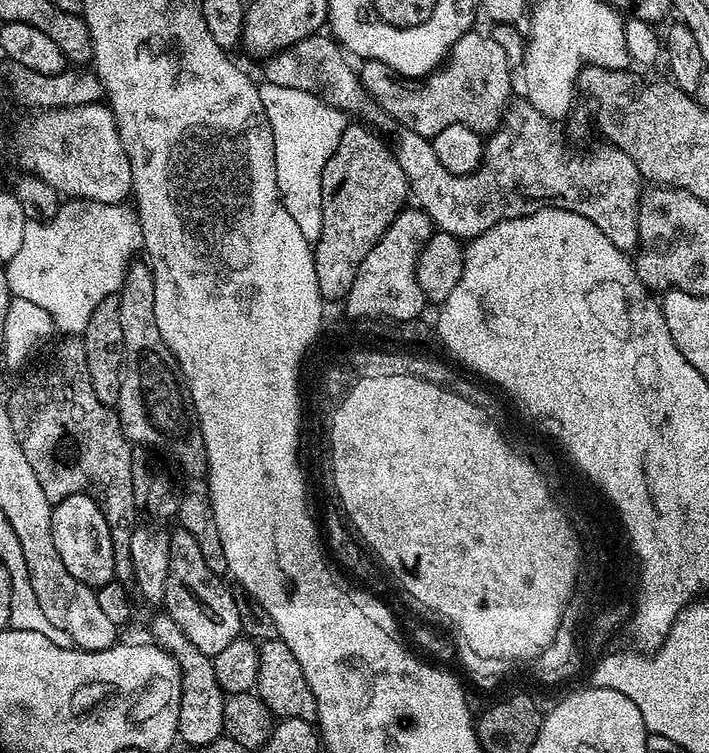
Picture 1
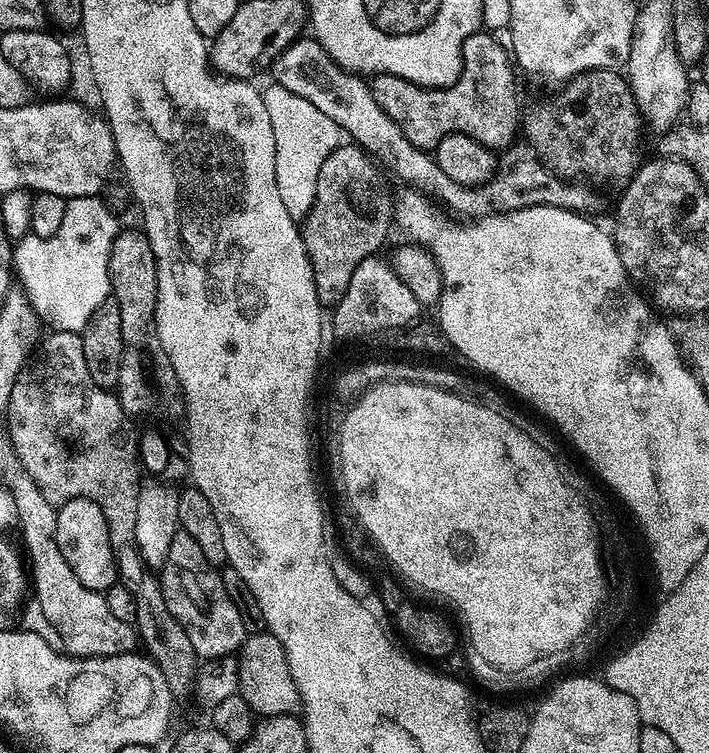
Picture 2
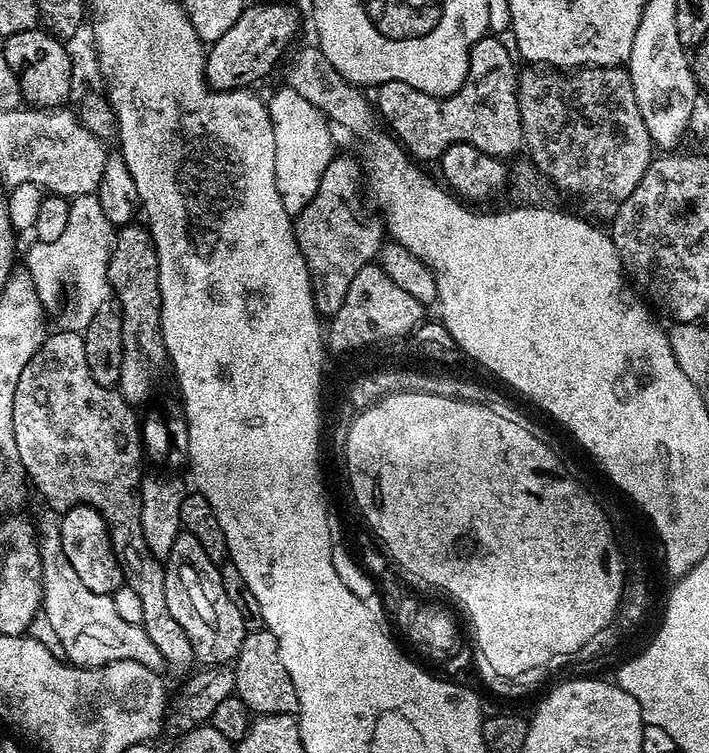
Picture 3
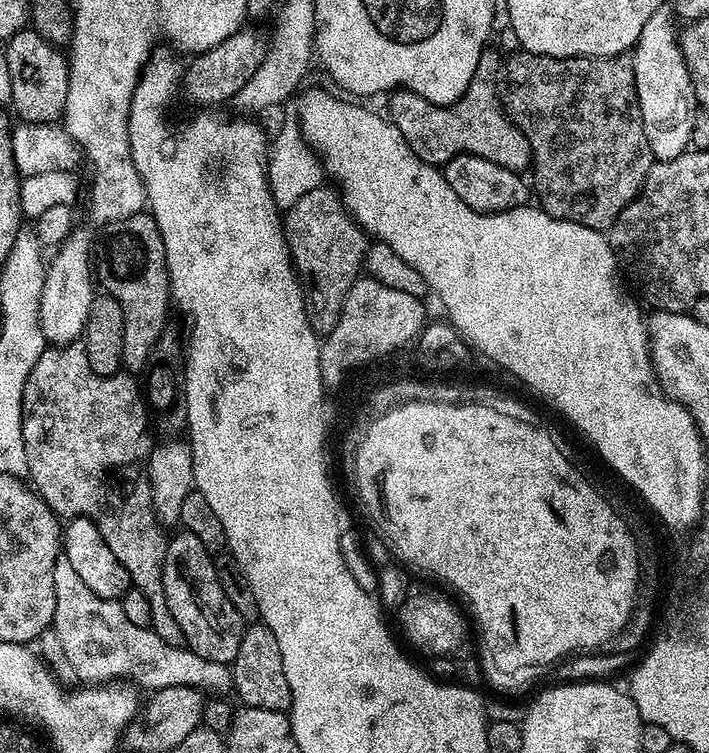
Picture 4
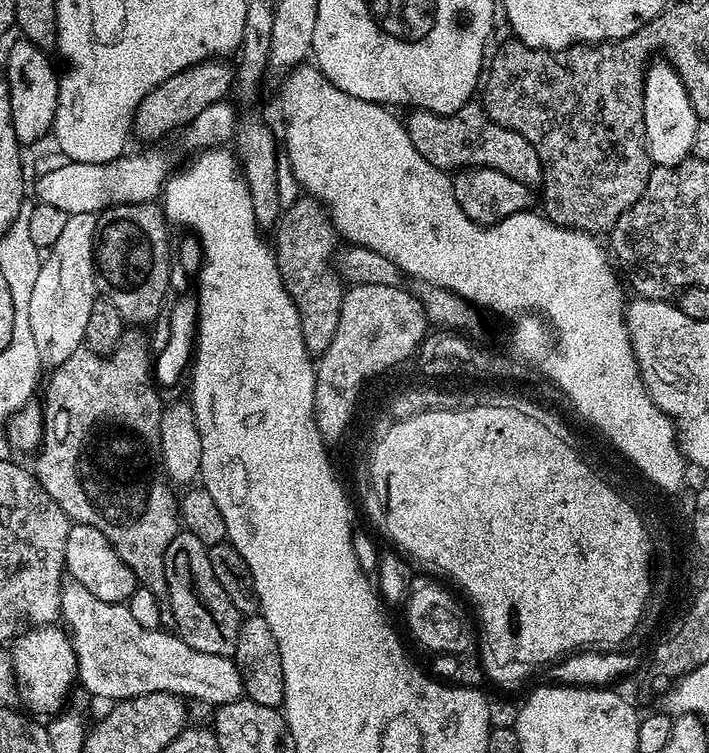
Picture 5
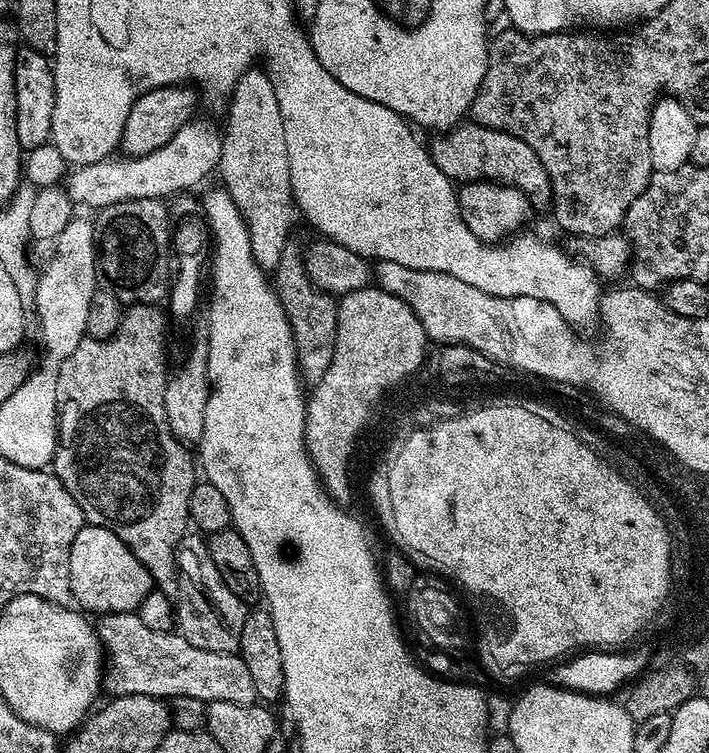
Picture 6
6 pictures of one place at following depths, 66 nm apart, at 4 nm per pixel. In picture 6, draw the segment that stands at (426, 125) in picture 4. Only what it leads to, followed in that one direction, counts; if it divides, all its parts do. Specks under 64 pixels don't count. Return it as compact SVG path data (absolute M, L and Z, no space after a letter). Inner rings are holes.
M461 122L431 138L430 151L434 166L438 166L448 180L494 180L501 184L513 184L522 190L522 194L526 194L526 198L530 198L533 209L552 208L552 179L546 174L546 166L542 166L538 154L534 154L534 150L530 150L522 138L514 138L514 134L506 134L475 122Z

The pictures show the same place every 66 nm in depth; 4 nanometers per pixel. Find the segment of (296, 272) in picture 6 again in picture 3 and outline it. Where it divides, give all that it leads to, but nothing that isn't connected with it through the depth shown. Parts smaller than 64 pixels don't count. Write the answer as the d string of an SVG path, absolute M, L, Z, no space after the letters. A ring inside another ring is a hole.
M337 154L332 157L330 166L326 166L326 174L322 174L322 182L318 182L318 194L310 198L310 202L294 218L296 241L302 250L302 258L306 258L306 266L312 283L312 297L317 313L321 317L331 318L338 310L342 310L342 302L350 290L350 282L354 282L354 274L367 264L373 263L380 255L380 248L386 242L386 224L379 215L371 216L364 209L362 191L362 164L352 156Z

